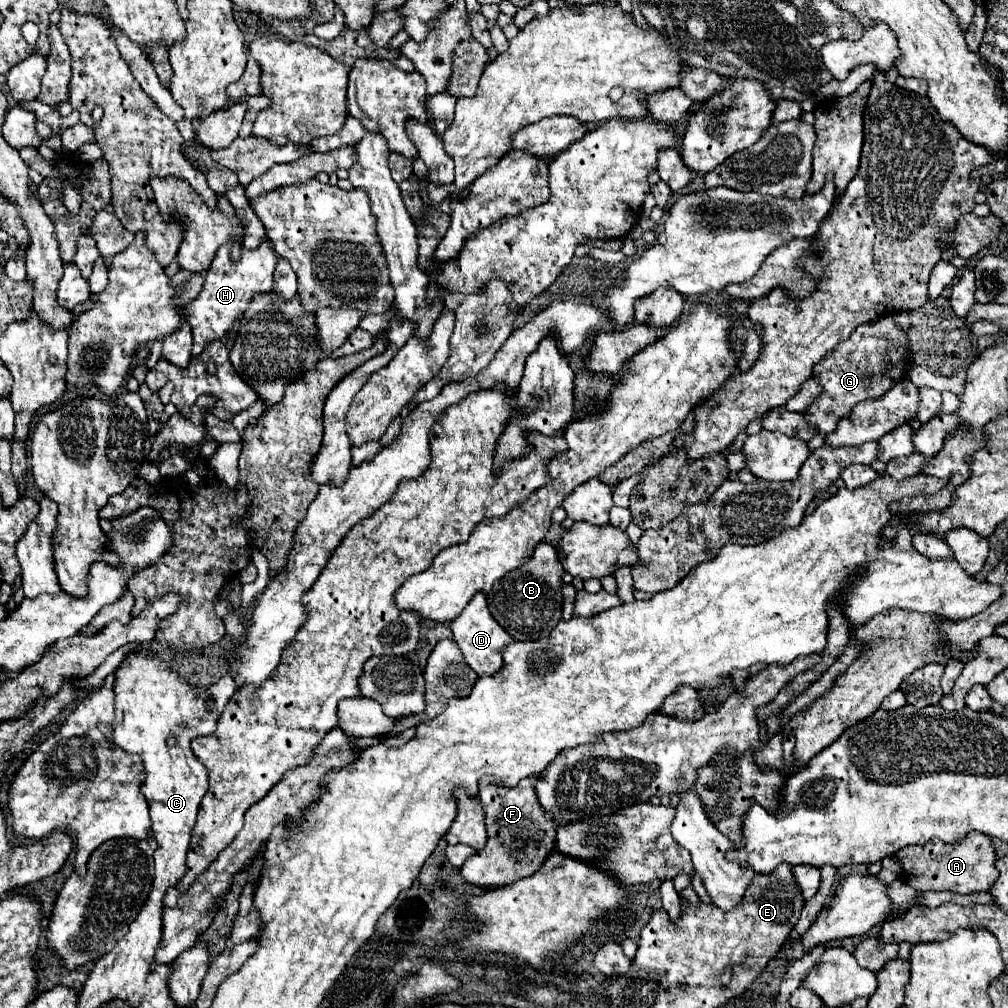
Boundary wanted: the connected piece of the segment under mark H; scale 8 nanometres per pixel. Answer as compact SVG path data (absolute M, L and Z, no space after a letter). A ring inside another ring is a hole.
M235 238L229 240L229 244L223 244L217 250L217 254L213 258L213 264L207 270L207 278L205 278L201 294L181 308L181 314L185 316L185 320L181 322L181 326L175 332L171 332L169 336L163 338L161 356L165 360L169 360L177 366L189 364L191 354L193 356L201 354L203 348L209 342L221 338L227 330L231 330L233 322L243 316L243 310L247 308L247 302L257 292L263 294L263 292L273 290L273 270L275 270L275 264L277 264L277 254L275 254L275 248L273 248L271 240L263 238L261 244L255 250L243 250L239 260L231 258L231 254L229 254L231 244L235 244ZM187 322L191 324L191 328L189 328ZM191 346L193 346L193 350L191 350Z

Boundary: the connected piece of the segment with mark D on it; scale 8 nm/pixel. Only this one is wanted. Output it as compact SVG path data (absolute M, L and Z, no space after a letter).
M477 592L469 604L465 606L465 610L451 622L451 630L453 630L453 640L459 644L465 662L479 674L479 676L495 676L501 668L503 668L503 656L501 652L505 650L505 646L509 642L513 642L513 638L509 636L509 632L505 632L505 628L501 628L497 624L497 620L489 614L487 608L487 600L485 594Z

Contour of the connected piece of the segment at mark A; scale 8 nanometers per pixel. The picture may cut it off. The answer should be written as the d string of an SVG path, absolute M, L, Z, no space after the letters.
M969 832L957 842L943 842L939 838L933 838L925 842L923 846L909 846L897 852L897 858L903 860L903 880L921 890L949 890L957 894L973 894L973 892L985 892L993 886L999 872L995 868L995 850L991 844L991 838L981 832Z

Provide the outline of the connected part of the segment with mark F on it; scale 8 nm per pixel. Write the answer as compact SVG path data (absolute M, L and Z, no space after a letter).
M529 776L521 780L521 784L517 784L515 788L499 788L499 786L491 788L487 780L481 782L479 798L483 802L483 810L487 818L485 822L487 822L489 840L483 850L475 852L459 868L465 882L475 884L479 888L513 884L537 872L539 864L543 864L549 850L553 850L555 828L553 824L549 824L549 816L541 812L541 806L537 804L537 796L533 796L533 780L537 780L537 776Z

